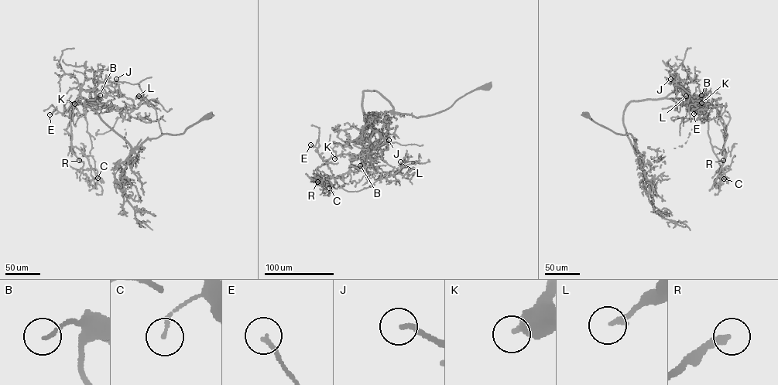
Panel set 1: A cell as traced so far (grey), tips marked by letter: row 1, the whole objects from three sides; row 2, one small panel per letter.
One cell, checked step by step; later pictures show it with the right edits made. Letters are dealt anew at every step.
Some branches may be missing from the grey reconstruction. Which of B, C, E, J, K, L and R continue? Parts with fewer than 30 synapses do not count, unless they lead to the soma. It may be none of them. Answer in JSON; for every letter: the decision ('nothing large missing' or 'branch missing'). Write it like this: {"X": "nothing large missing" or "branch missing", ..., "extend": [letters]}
{"B": "nothing large missing", "C": "nothing large missing", "E": "nothing large missing", "J": "nothing large missing", "K": "nothing large missing", "L": "nothing large missing", "R": "branch missing", "extend": ["R"]}

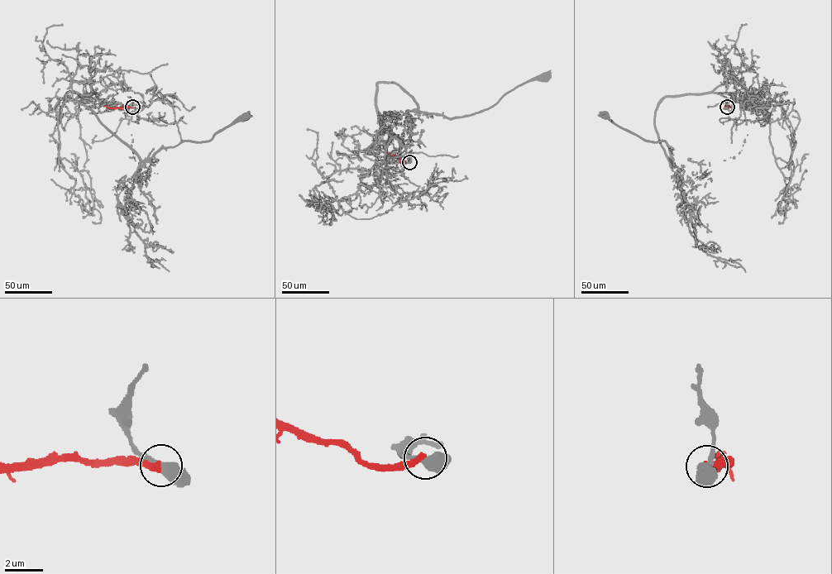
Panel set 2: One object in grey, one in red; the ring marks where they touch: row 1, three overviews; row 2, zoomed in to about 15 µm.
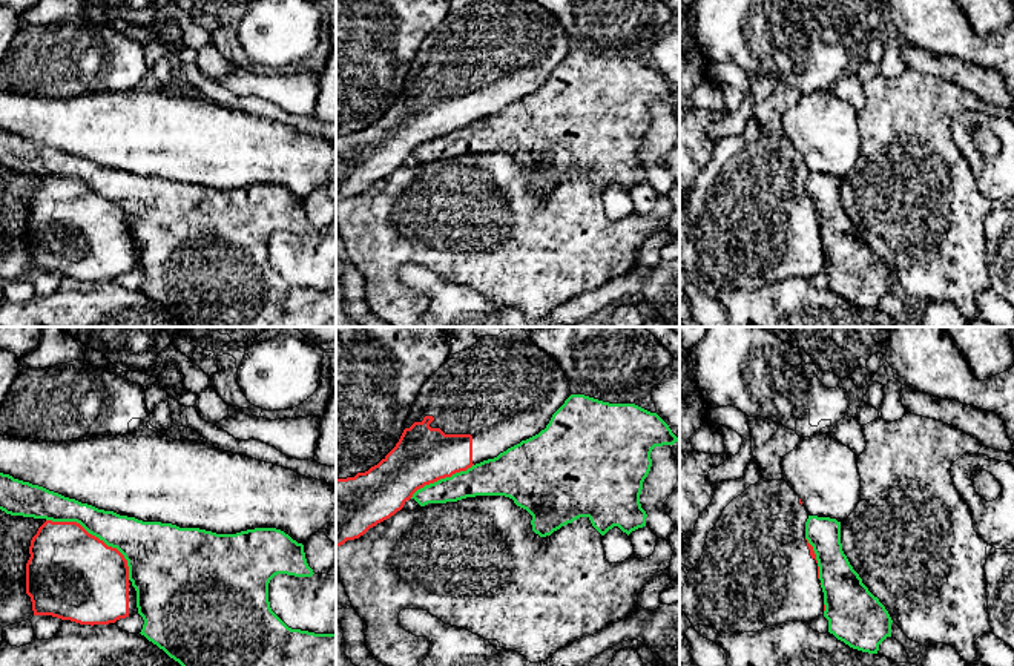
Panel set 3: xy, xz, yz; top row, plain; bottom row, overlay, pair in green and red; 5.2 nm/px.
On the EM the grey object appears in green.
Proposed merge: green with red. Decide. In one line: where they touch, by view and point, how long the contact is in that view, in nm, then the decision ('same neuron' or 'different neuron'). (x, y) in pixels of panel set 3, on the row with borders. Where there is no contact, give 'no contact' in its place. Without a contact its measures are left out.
meets green in xy at (97, 536); contact 550 nm long; different neuron

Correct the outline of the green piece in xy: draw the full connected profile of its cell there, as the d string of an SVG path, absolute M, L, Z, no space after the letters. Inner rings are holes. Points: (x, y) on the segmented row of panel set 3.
M0 473L0 509L11 516L77 522L89 534L117 548L129 566L129 580L137 591L137 608L144 625L141 635L163 649L181 666L336 666L336 634L314 634L288 628L270 608L268 583L278 574L311 577L304 545L276 528L255 528L236 534L216 534L172 523L143 522L98 509Z

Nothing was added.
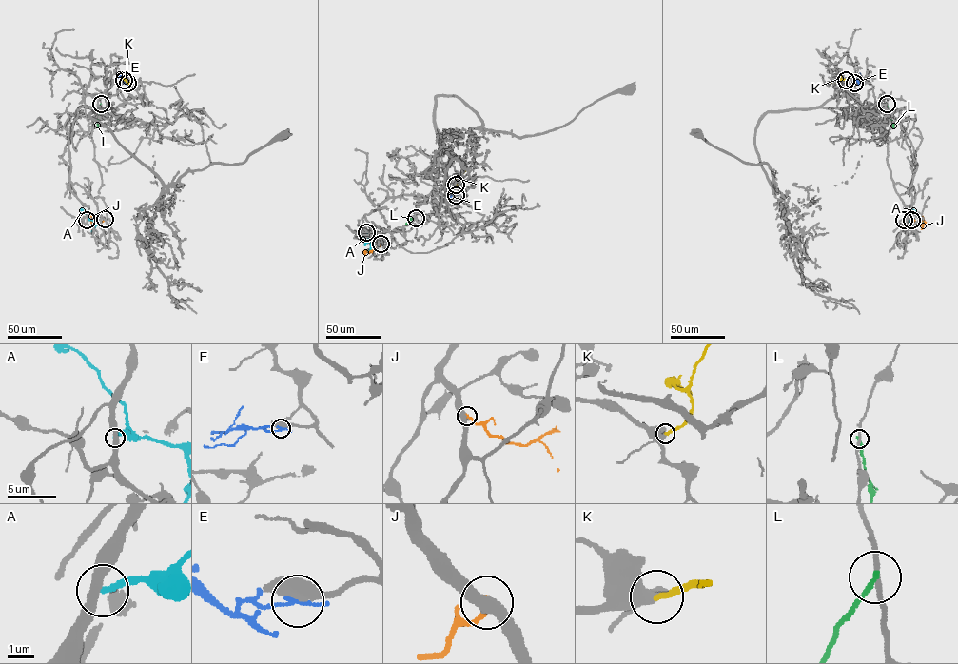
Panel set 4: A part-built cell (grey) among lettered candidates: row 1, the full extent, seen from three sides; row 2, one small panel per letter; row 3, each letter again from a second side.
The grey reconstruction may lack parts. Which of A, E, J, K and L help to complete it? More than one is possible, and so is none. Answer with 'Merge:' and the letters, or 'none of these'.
Merge: K

